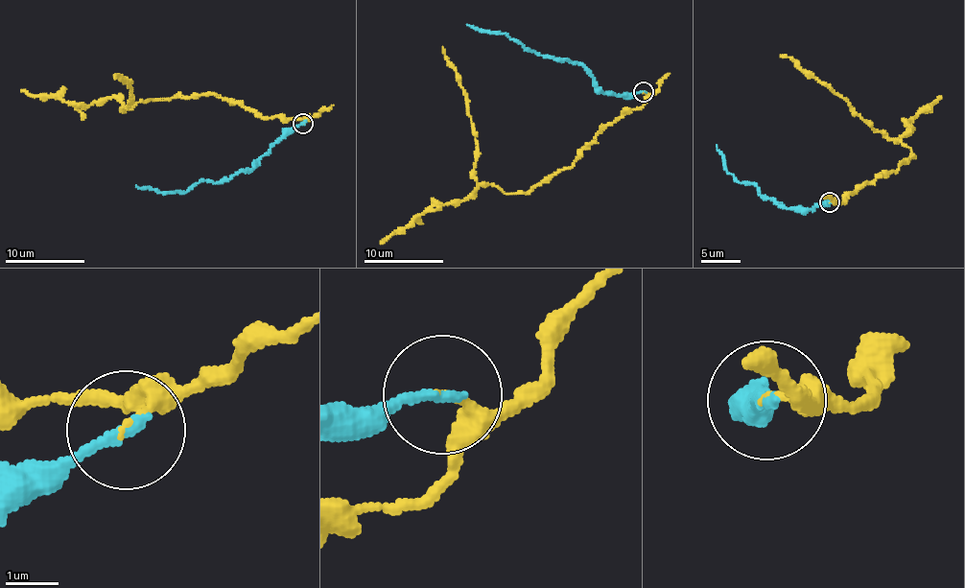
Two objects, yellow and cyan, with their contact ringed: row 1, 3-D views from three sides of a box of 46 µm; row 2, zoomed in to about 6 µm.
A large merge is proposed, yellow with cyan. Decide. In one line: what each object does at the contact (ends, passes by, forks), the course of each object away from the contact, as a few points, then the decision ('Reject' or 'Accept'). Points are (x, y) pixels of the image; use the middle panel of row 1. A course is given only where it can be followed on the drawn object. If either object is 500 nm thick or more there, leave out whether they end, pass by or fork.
At the ring yellow ends. At the ring cyan ends. Course of yellow: (643, 91), (641, 107), (609, 123), (570, 167), (529, 192), (504, 193), (474, 175), (473, 124), (442, 46). Course of cyan: (643, 91), (623, 96), (606, 93), (576, 63), (537, 56), (504, 33), (490, 34), (467, 24). Reject

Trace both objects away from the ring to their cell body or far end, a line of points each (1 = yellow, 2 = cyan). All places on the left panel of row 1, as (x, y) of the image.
1: (302, 123), (305, 117), (266, 117), (203, 94), (151, 99), (124, 109), (132, 89), (129, 82), (114, 77)
2: (302, 123), (283, 132), (248, 172), (239, 172), (221, 181), (201, 180), (185, 192), (157, 192), (136, 185)

